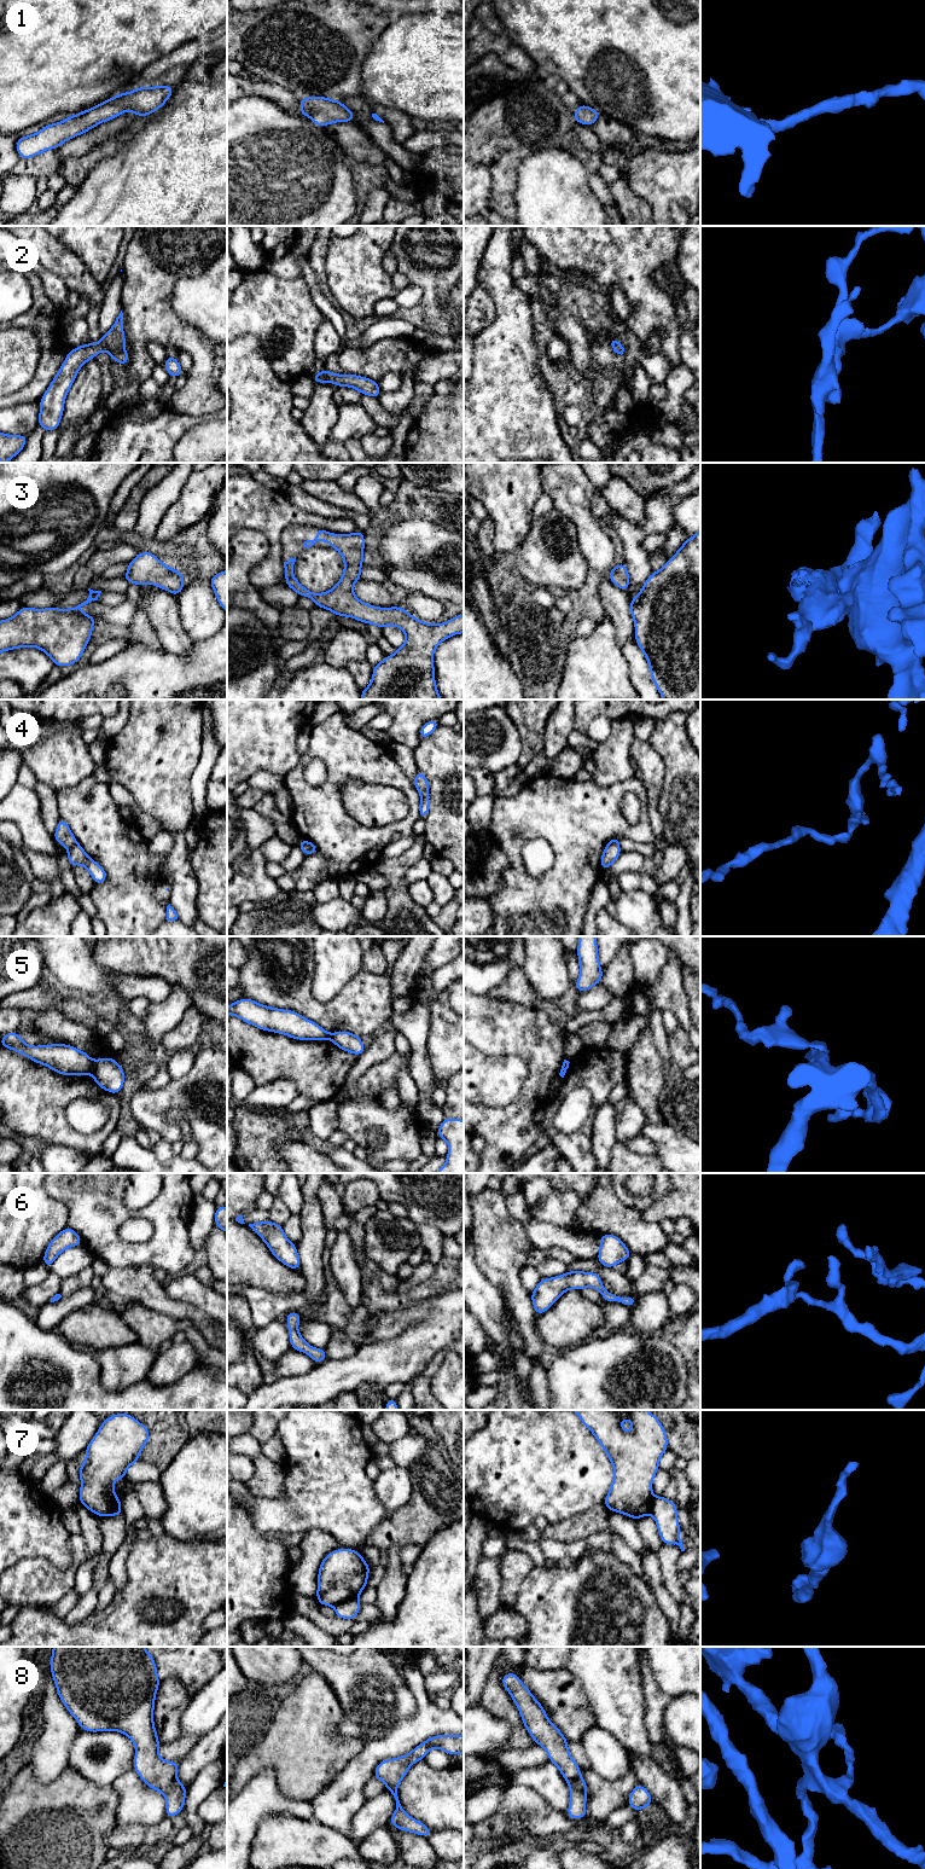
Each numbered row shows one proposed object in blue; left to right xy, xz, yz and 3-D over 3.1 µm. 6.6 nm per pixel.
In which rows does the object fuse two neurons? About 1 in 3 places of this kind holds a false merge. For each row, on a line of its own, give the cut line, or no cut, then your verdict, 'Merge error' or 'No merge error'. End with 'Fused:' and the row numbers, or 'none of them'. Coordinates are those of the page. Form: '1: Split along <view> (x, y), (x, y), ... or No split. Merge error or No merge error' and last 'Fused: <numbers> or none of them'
1: No split. No merge error
2: No split. No merge error
3: No split. No merge error
4: Split along xy (76, 842), (67, 848). Merge error
5: Split along xy (93, 1062), (91, 1072). Merge error
6: No split. No merge error
7: Split along xz (356, 1597), (339, 1602), (335, 1607). Merge error
8: No split. No merge error
Fused: 4, 5, 7

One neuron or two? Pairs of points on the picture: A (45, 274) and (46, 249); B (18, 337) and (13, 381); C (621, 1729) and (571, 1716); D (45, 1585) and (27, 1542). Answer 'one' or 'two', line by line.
A: two
B: one
C: two
D: two

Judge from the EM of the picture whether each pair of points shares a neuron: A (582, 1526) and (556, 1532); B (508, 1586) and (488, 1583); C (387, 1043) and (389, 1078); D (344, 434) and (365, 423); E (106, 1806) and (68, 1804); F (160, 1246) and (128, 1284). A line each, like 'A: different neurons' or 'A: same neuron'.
A: same neuron
B: different neurons
C: different neurons
D: same neuron
E: same neuron
F: different neurons

